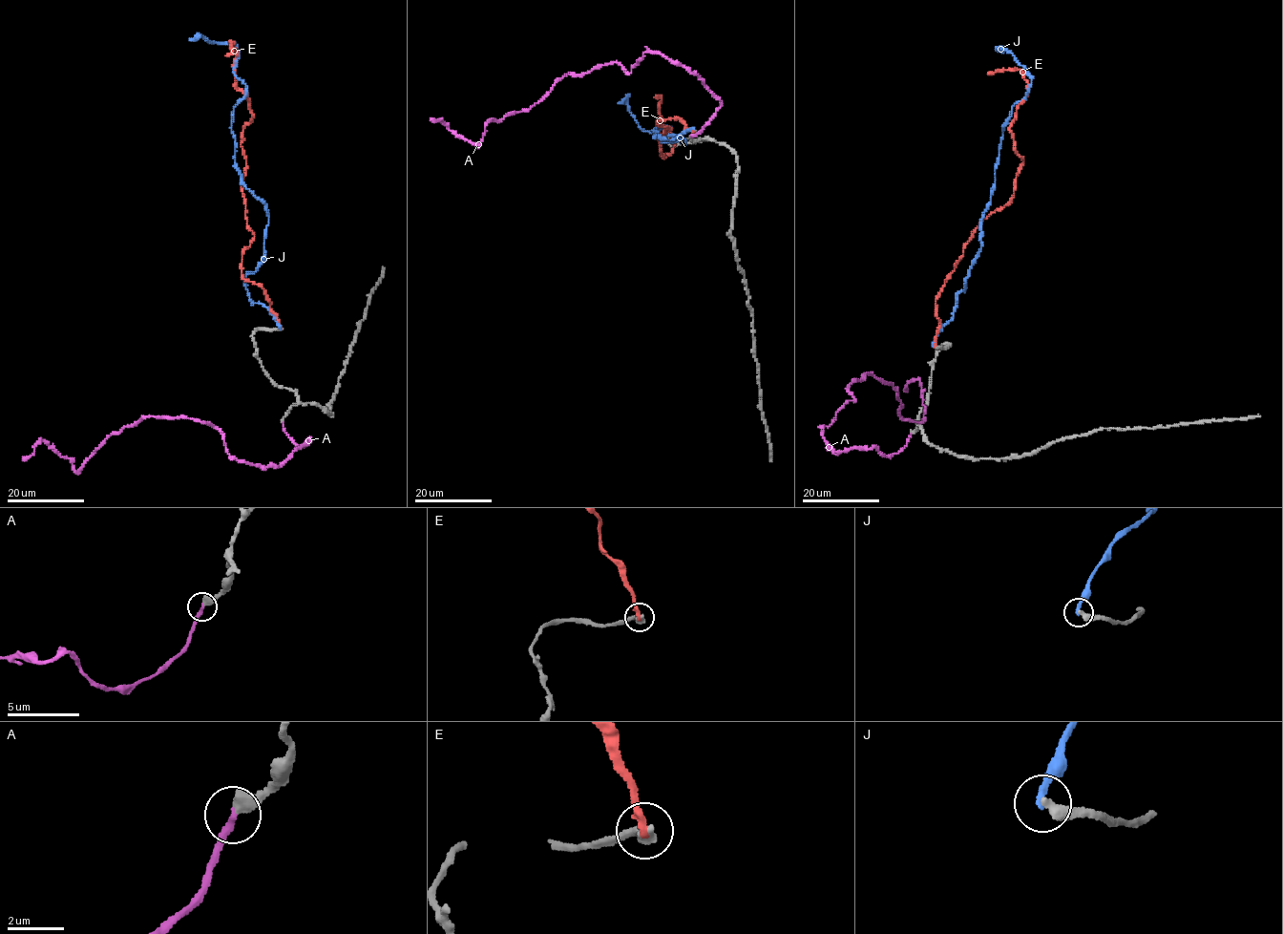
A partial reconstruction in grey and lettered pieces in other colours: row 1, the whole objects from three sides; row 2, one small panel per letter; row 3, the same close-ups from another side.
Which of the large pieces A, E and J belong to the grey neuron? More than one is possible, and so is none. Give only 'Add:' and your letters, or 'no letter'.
Add: A

